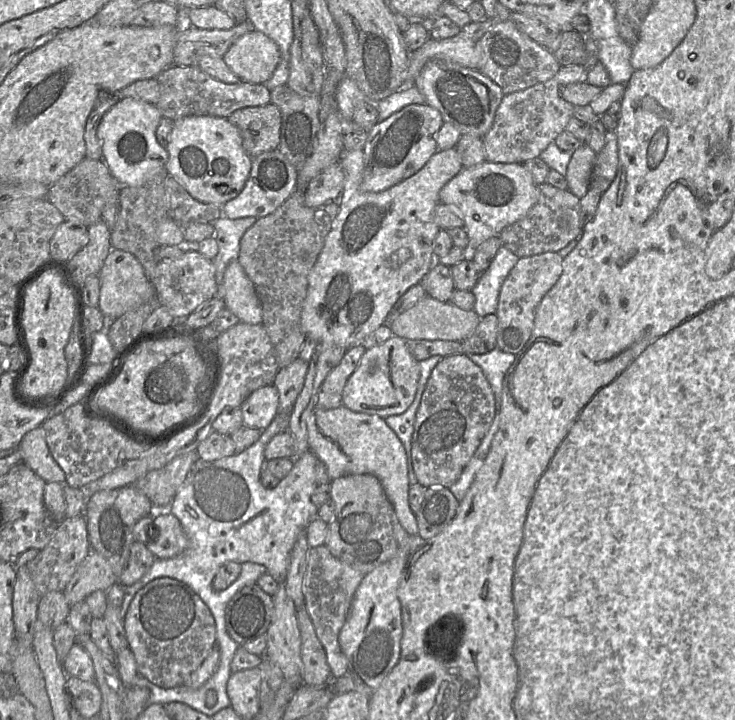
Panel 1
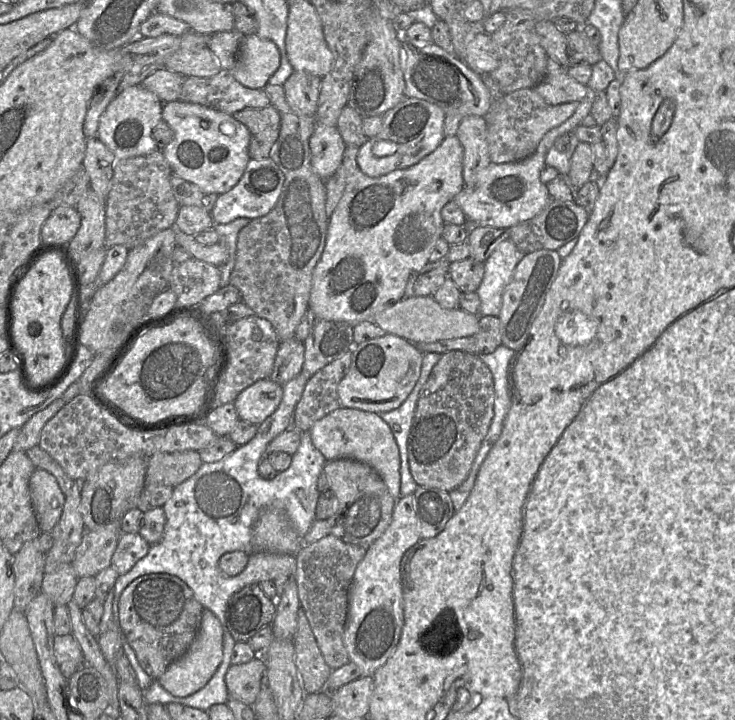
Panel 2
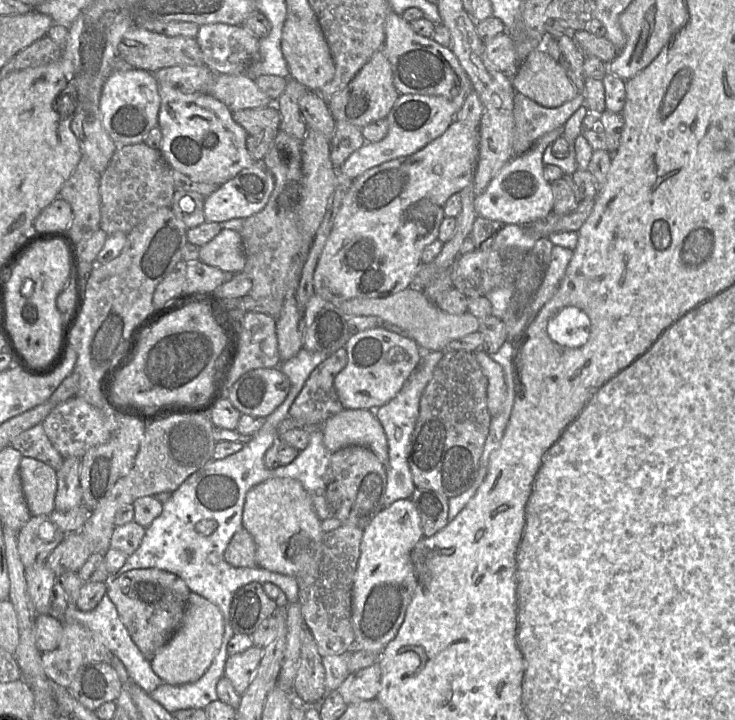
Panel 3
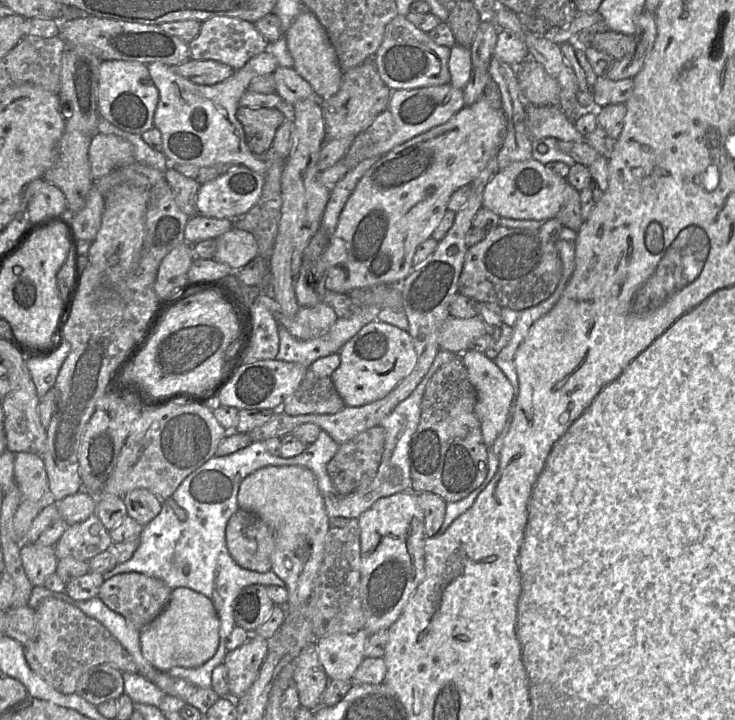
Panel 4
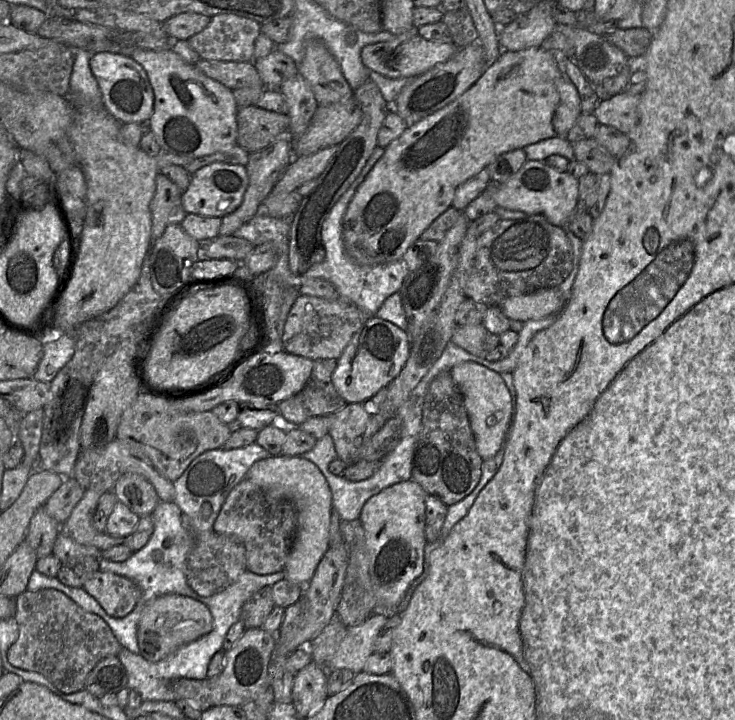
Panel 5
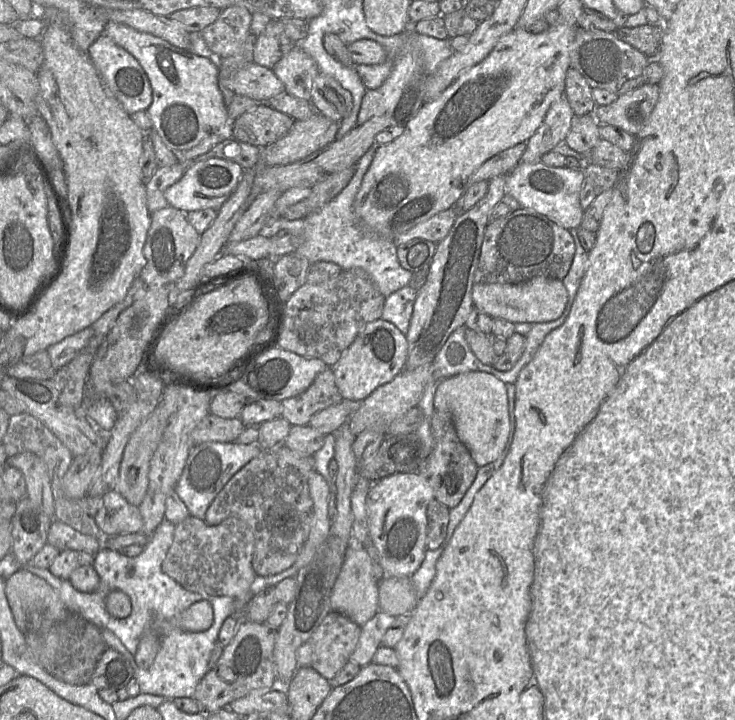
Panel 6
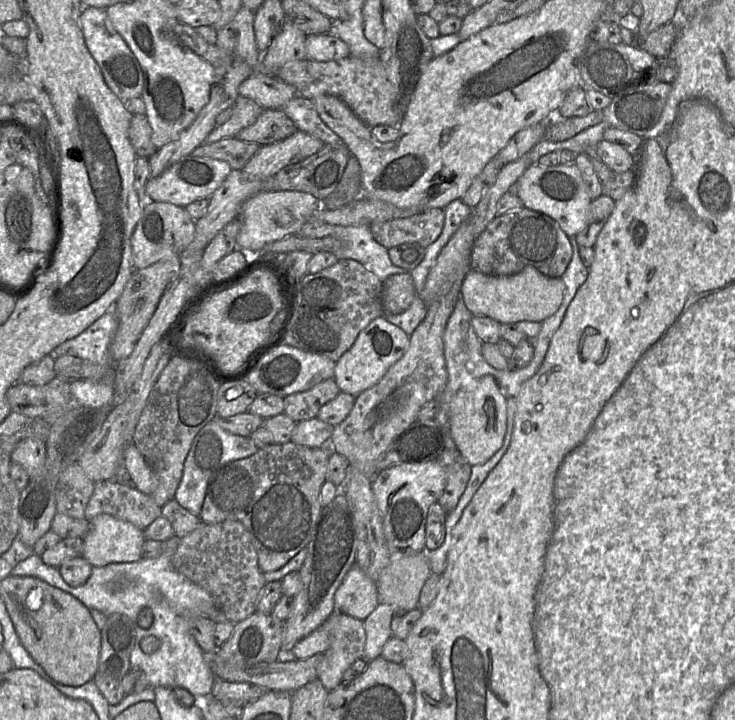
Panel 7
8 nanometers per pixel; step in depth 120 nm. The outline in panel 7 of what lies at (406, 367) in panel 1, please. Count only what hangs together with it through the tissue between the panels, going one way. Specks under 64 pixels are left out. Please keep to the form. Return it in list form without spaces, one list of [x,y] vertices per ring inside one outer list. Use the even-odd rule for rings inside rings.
[[[383,314],[359,333],[351,348],[336,362],[333,379],[340,391],[356,397],[376,385],[389,368],[404,356],[409,344],[410,337],[401,328],[390,323]]]

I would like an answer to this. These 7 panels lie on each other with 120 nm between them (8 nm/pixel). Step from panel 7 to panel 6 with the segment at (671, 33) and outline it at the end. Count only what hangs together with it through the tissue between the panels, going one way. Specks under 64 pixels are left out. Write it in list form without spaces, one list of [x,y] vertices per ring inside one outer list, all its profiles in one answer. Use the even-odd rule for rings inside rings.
[[[647,22],[632,28],[619,27],[613,33],[618,39],[651,59],[657,56],[661,48],[663,26],[662,24],[655,25]]]

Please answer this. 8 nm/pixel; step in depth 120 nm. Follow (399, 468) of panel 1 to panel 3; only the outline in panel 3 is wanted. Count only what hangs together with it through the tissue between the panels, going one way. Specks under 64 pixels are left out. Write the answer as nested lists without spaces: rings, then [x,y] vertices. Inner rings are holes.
[[[343,409],[321,426],[323,443],[330,452],[351,445],[369,448],[385,467],[388,466],[388,445],[384,429],[374,410]]]

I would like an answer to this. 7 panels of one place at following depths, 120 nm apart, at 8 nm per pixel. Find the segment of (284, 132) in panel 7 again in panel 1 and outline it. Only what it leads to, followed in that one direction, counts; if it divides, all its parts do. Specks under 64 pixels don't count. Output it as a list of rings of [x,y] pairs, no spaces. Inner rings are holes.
[[[272,102],[263,106],[240,108],[230,114],[228,120],[238,128],[242,146],[252,158],[277,149],[281,112]]]

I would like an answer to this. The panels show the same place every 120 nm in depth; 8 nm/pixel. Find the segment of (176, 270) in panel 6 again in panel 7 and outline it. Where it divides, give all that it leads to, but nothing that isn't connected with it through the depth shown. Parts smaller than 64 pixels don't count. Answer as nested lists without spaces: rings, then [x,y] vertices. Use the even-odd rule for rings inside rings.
[[[144,200],[142,215],[131,237],[133,254],[133,272],[146,268],[167,255],[183,252],[193,241],[195,223],[188,214],[186,207],[168,202]]]

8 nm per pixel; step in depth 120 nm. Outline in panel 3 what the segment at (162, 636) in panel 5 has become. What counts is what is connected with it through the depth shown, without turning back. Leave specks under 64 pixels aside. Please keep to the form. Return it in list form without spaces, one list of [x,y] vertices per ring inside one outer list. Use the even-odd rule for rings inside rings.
[[[191,591],[181,624],[170,641],[162,647],[151,660],[151,667],[164,683],[171,685],[194,683],[204,675],[212,664],[221,648],[223,635],[224,620],[219,607],[205,597]]]

